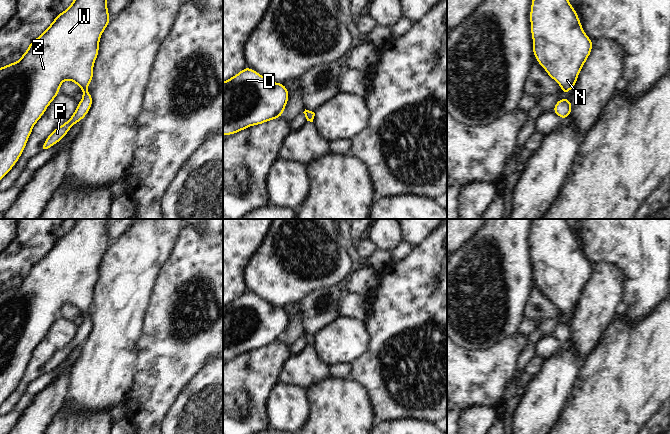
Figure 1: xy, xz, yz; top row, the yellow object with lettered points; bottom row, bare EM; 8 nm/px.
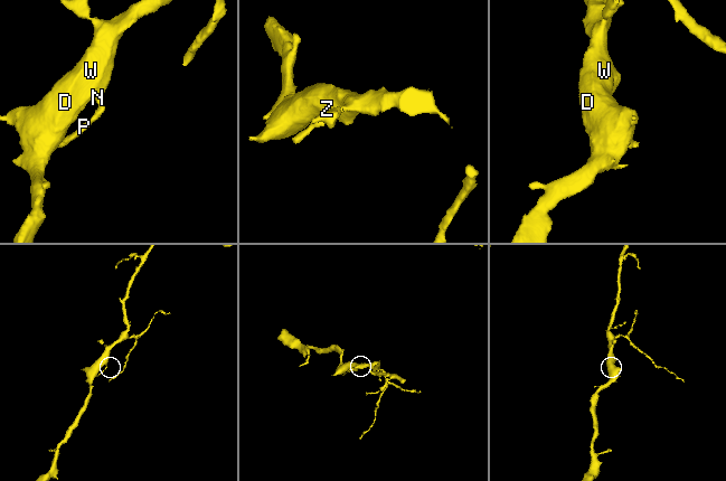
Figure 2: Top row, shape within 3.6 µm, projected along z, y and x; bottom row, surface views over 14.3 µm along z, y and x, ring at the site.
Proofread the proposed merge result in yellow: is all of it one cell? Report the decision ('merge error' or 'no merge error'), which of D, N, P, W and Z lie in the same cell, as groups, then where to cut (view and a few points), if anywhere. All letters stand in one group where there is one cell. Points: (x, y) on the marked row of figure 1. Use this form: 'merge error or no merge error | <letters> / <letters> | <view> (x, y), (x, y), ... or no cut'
no merge error | D N P W Z | no cut

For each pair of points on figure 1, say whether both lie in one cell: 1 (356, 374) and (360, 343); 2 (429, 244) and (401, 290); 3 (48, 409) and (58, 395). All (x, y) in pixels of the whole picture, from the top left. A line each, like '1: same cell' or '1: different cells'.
1: different cells
2: same cell
3: same cell

